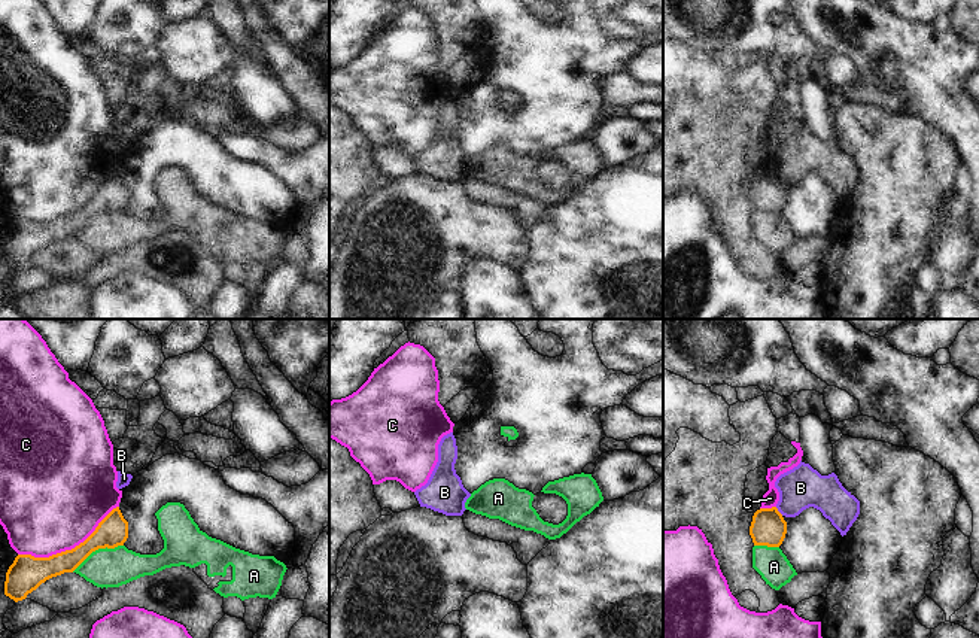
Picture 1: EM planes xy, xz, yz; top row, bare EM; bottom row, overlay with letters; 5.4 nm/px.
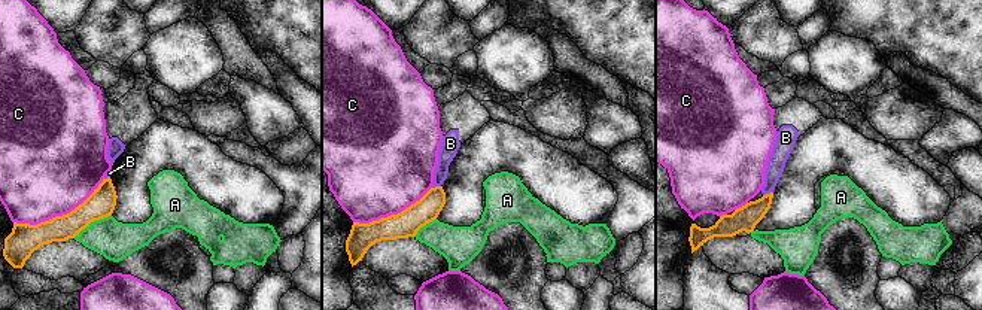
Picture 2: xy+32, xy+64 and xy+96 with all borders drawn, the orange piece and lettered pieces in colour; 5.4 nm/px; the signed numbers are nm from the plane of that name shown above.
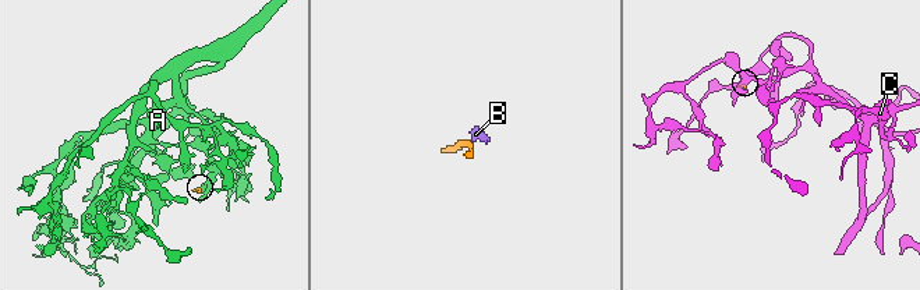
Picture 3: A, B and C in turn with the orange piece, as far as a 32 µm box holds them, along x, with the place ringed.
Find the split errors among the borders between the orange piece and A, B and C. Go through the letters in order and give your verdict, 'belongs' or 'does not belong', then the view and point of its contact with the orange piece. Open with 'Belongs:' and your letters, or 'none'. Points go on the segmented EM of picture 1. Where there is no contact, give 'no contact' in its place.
Belongs: none
A: does not belong | xy (97, 549)
B: does not belong | yz (778, 512)
C: does not belong | xy (69, 550)

